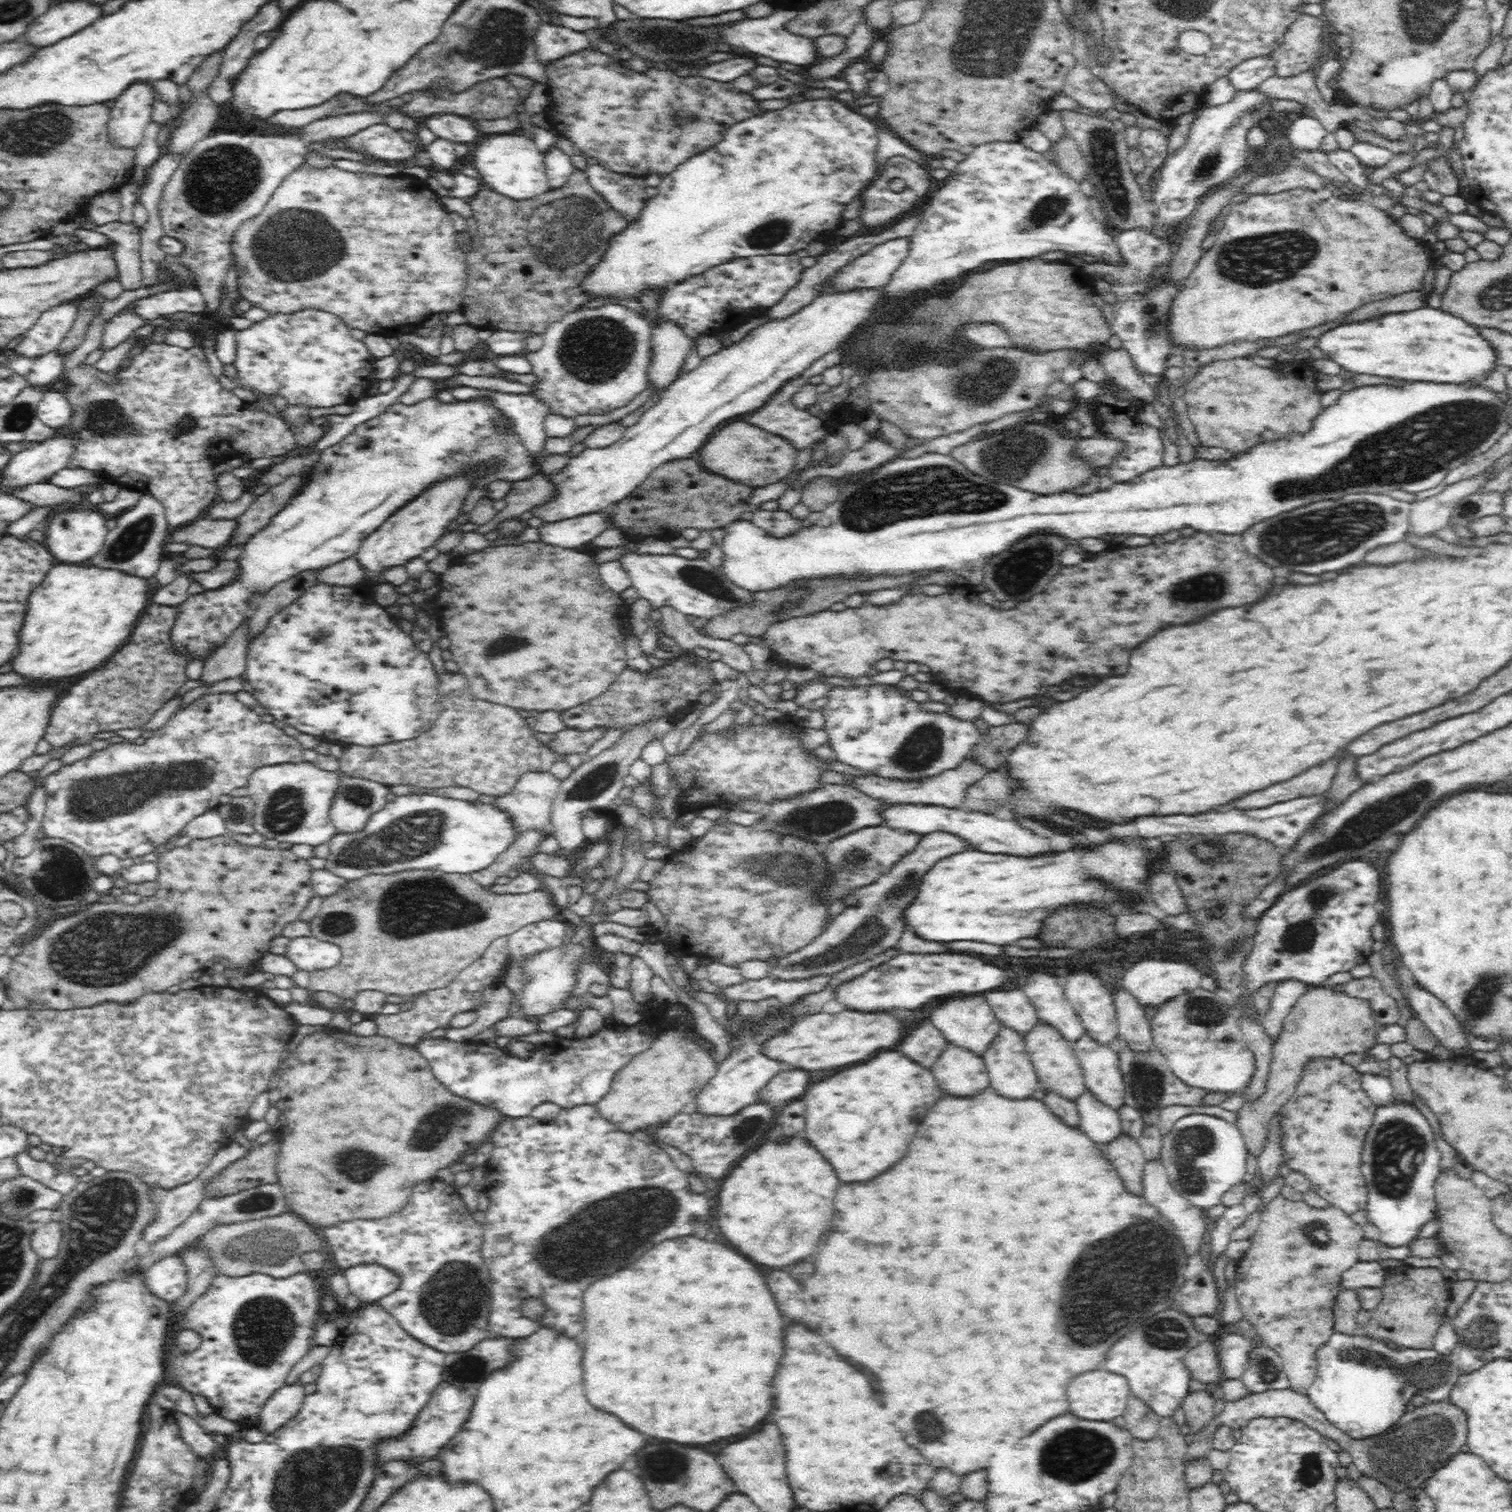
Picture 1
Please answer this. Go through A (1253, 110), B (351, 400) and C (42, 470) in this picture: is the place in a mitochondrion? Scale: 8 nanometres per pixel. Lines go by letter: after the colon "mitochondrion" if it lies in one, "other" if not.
A: mitochondrion
B: other
C: other

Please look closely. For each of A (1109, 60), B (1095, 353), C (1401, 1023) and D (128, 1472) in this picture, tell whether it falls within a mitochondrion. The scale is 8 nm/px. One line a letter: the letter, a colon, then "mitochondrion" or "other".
A: other
B: other
C: other
D: other

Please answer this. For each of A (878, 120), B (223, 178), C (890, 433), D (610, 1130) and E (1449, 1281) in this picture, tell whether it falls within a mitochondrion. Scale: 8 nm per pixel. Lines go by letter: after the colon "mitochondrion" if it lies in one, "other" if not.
A: other
B: mitochondrion
C: other
D: other
E: other

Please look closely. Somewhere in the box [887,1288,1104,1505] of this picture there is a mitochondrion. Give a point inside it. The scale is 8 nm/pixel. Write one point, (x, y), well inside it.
(926, 1426)

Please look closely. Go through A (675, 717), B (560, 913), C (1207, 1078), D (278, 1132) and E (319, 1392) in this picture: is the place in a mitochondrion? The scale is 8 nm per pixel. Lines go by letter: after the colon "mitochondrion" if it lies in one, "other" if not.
A: other
B: other
C: other
D: other
E: other

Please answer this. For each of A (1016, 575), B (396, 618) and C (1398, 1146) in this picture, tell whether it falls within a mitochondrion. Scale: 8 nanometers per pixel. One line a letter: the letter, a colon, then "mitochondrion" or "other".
A: mitochondrion
B: other
C: mitochondrion

